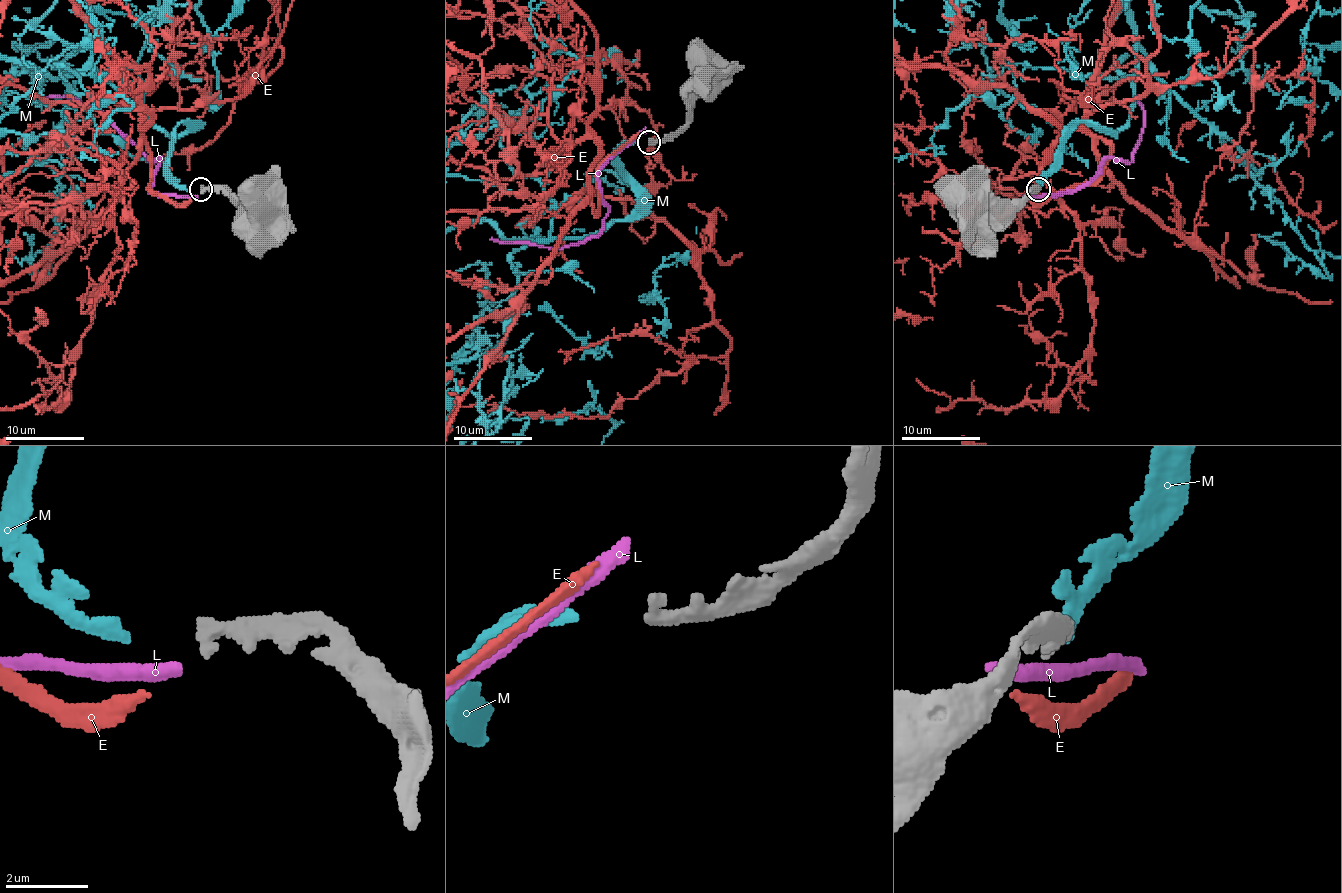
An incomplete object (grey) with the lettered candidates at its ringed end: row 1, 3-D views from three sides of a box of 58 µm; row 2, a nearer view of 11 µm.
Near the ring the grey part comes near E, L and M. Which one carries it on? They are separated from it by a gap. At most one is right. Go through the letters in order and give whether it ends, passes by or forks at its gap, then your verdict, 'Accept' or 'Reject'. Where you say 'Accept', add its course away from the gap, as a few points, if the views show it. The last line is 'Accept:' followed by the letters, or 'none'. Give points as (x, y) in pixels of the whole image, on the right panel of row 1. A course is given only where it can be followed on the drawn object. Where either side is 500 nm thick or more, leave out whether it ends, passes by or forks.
E: It ends there. Reject
L: Reject
M: It ends there. Accept
Accept: M

